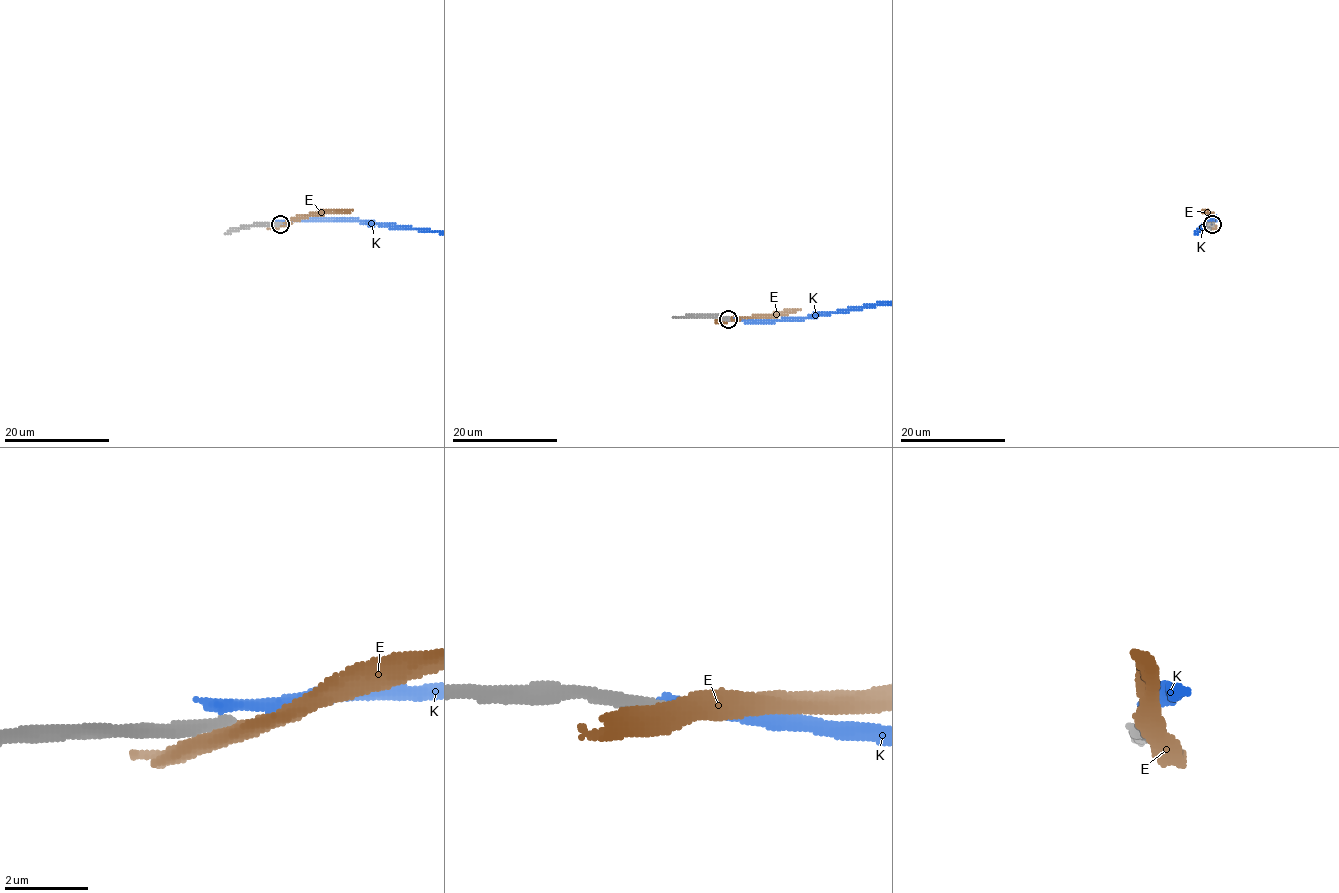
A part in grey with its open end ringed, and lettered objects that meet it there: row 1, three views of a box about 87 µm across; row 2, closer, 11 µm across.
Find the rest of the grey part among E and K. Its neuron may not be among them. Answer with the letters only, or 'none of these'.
none of these

